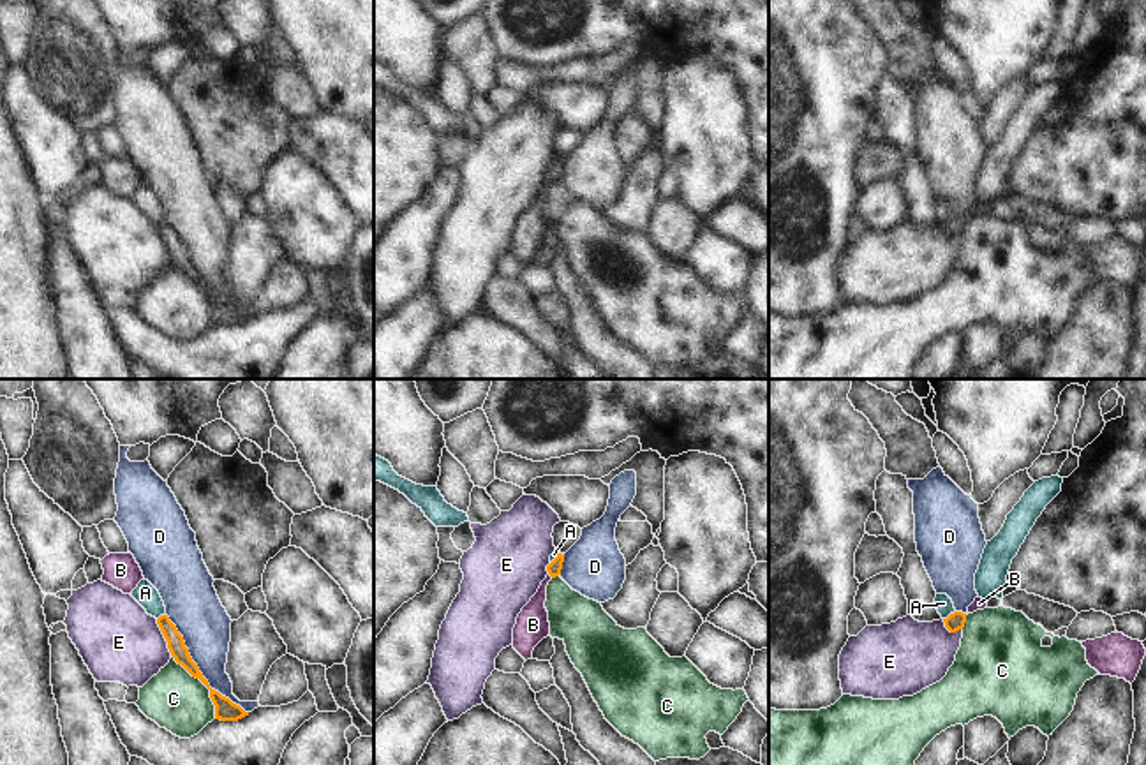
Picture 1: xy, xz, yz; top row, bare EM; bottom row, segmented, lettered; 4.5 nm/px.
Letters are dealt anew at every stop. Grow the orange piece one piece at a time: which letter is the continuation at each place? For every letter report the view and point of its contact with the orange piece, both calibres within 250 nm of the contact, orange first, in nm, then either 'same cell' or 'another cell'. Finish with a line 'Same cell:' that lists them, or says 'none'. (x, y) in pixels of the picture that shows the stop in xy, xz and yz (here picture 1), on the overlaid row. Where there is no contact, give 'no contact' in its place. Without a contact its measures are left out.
A: meets orange in yz at (951, 614); 80 nm thick on the orange side, 80 nm on the other; another cell
B: meets orange in xz at (550, 575); 70 nm thick on the orange side, 150 nm on the other; same cell
C: meets orange in xy at (203, 683); 100 nm thick on the orange side, 280 nm on the other; another cell
D: meets orange in xy at (198, 668); 100 nm thick on the orange side, 240 nm on the other; another cell
E: meets orange in xy at (164, 637); 80 nm thick on the orange side, 360 nm on the other; another cell
Same cell: B

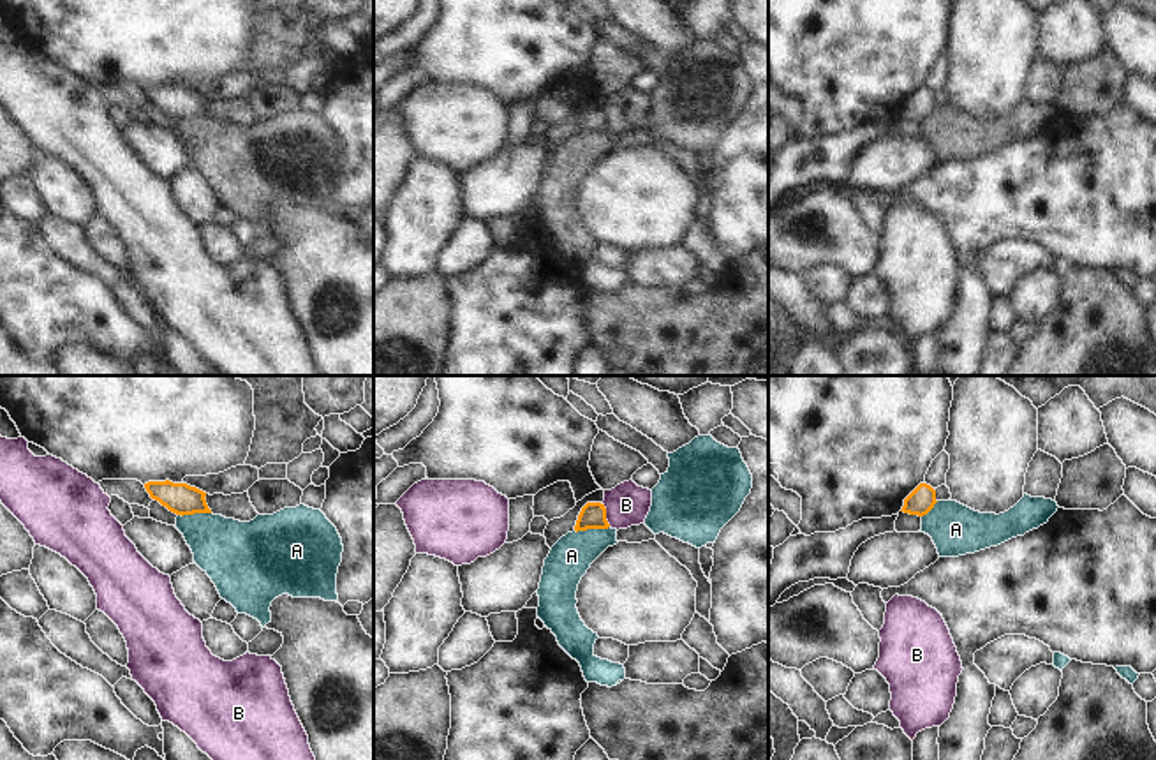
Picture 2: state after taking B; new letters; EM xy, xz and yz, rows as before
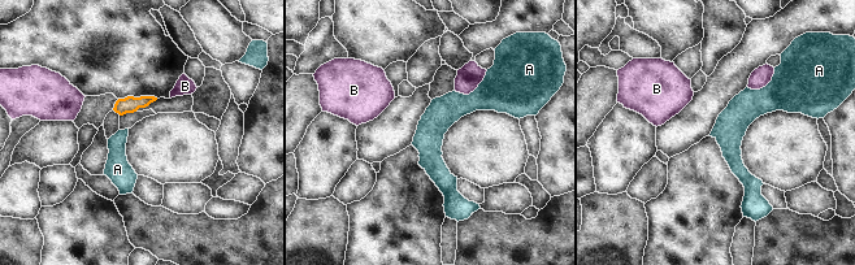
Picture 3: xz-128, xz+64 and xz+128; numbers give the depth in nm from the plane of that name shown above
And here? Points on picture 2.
A: meets orange in xz at (591, 528); 120 nm thick on the orange side, 190 nm on the other; another cell
B: meets orange in xz at (605, 515); 120 nm thick on the orange side, 190 nm on the other; another cell
Same cell: none

